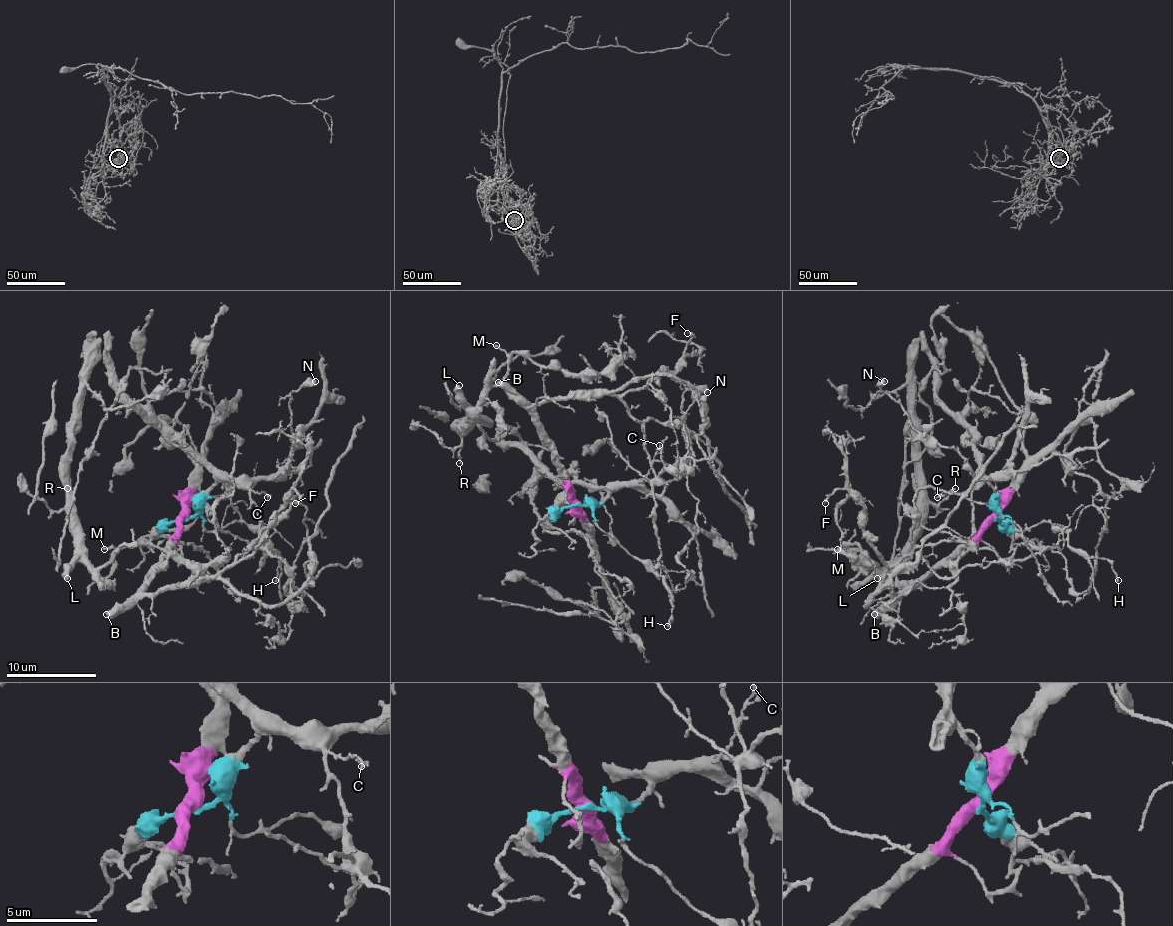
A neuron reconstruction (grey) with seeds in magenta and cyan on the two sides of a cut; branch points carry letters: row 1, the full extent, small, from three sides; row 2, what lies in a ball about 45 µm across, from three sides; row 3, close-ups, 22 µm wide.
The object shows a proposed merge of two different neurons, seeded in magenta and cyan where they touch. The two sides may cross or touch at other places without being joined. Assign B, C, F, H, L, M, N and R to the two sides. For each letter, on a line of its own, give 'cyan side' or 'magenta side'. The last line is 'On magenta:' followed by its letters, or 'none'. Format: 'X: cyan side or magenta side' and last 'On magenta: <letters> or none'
B: magenta side
C: cyan side
F: magenta side
H: cyan side
L: cyan side
M: cyan side
N: cyan side
R: cyan side
On magenta: B, F

